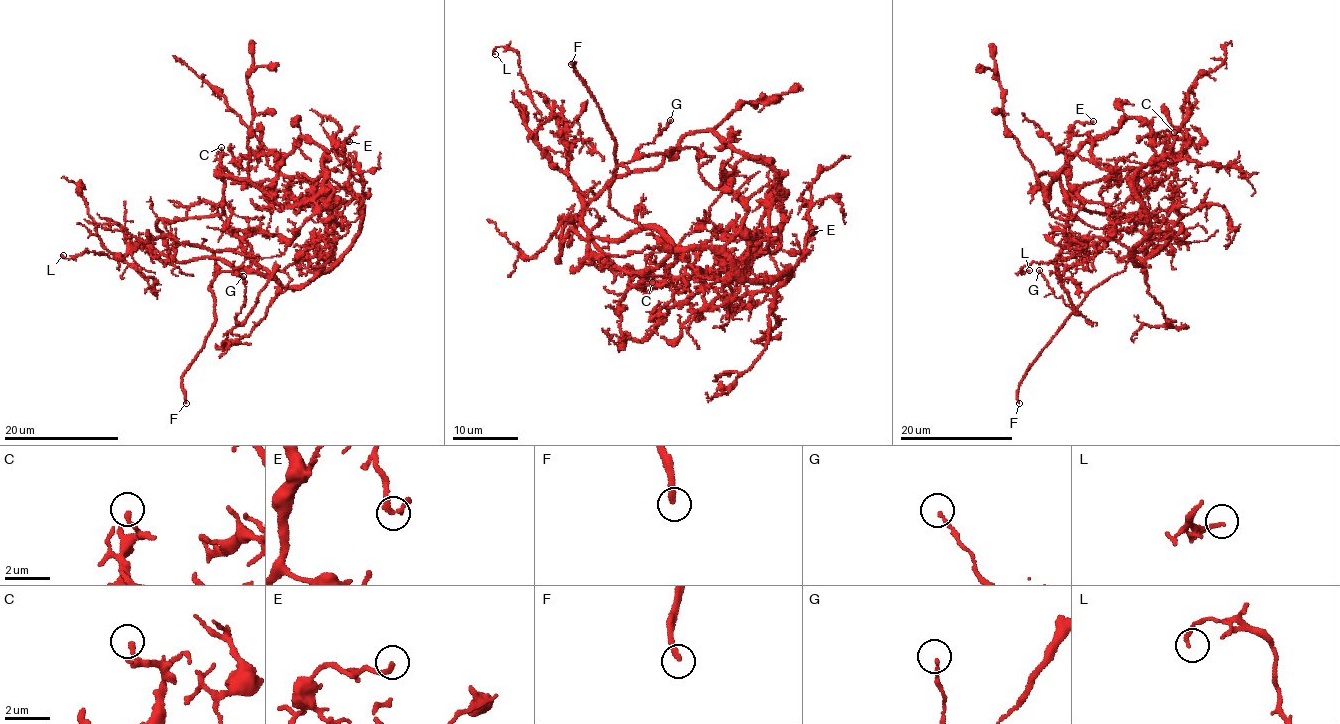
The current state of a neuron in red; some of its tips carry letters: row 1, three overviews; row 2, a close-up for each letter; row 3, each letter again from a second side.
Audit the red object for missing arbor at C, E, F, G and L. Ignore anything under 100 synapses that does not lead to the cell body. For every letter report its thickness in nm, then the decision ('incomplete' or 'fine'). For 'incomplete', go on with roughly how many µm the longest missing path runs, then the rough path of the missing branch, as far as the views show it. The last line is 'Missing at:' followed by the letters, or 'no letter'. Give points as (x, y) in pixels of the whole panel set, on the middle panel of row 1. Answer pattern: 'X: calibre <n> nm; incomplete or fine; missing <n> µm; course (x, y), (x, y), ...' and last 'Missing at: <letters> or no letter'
C: calibre 200 nm; fine
E: calibre 200 nm; fine
F: calibre 240 nm; incomplete; missing 40 µm; course (571, 64), (559, 84), (562, 109), (589, 127), (618, 126), (632, 117), (657, 115), (679, 100), (698, 75)
G: calibre 140 nm; fine
L: calibre 150 nm; fine
Missing at: F

